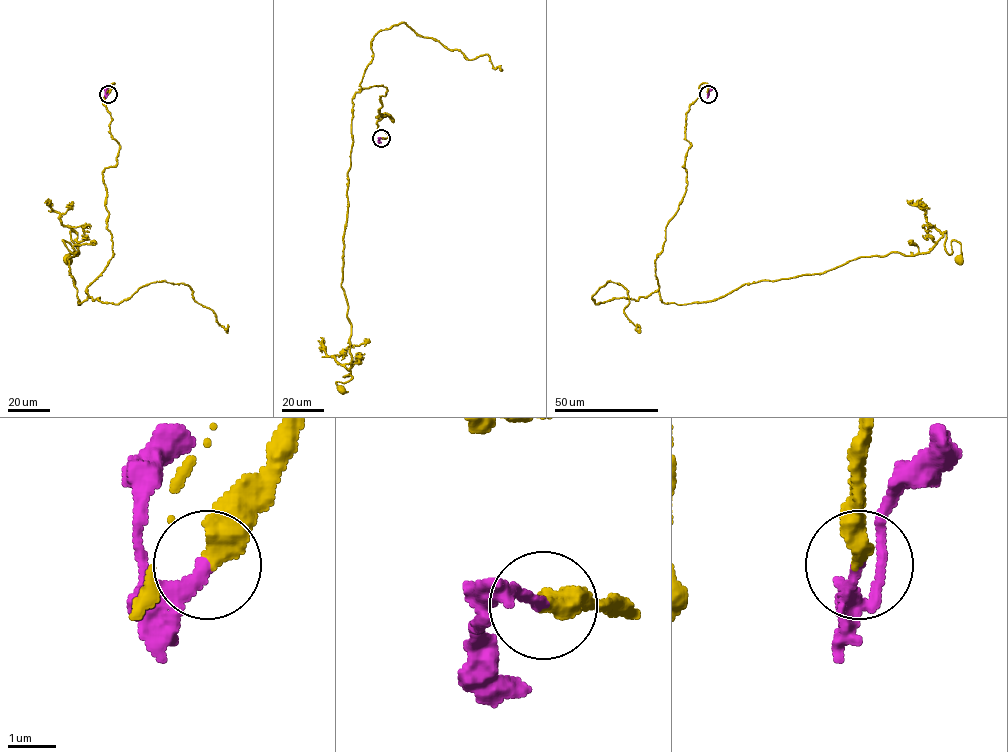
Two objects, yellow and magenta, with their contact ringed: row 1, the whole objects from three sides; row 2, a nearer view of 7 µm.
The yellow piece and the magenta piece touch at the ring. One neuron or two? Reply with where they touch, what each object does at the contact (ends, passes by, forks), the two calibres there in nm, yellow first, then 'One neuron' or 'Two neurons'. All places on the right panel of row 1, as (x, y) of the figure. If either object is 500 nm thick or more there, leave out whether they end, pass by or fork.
Place: (708, 94). At the ring yellow ends. At the ring magenta ends. Thickness 440 nm (yellow) against 260 nm. One neuron

